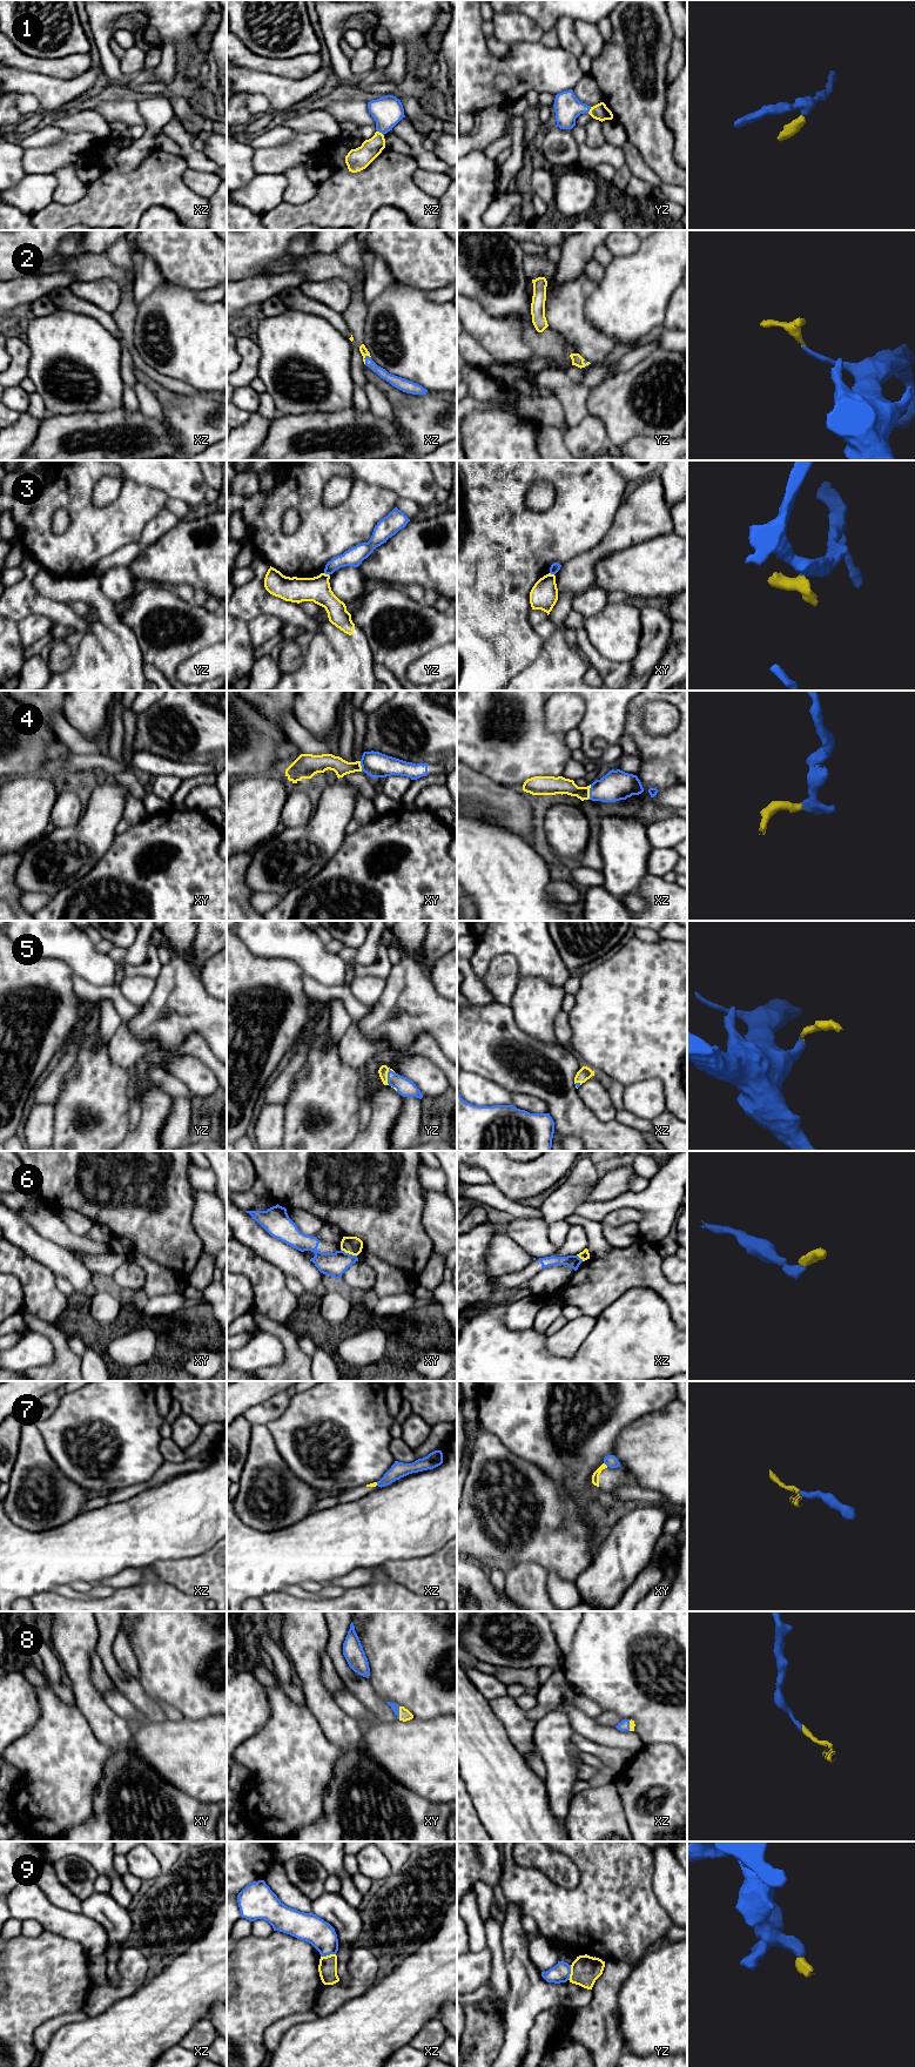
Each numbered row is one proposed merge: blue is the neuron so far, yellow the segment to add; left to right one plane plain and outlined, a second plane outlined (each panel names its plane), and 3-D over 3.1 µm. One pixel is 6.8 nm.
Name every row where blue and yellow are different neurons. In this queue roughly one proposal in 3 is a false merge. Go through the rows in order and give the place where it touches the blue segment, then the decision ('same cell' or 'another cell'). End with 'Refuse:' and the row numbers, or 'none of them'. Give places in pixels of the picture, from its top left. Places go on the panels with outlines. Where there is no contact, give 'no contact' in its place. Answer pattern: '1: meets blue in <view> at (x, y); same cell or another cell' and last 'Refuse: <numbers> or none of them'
1: meets blue in xz at (381, 132); same cell
2: meets blue in xz at (364, 358); same cell
3: meets blue in yz at (327, 573); another cell
4: meets blue in xz at (590, 792); same cell
5: meets blue in yz at (388, 1076); same cell
6: meets blue in xy at (348, 1253); another cell
7: meets blue in xy at (606, 1465); same cell
8: meets blue in xy at (398, 1712); same cell
9: meets blue in xz at (328, 1954); another cell
Refuse: 3, 6, 9

